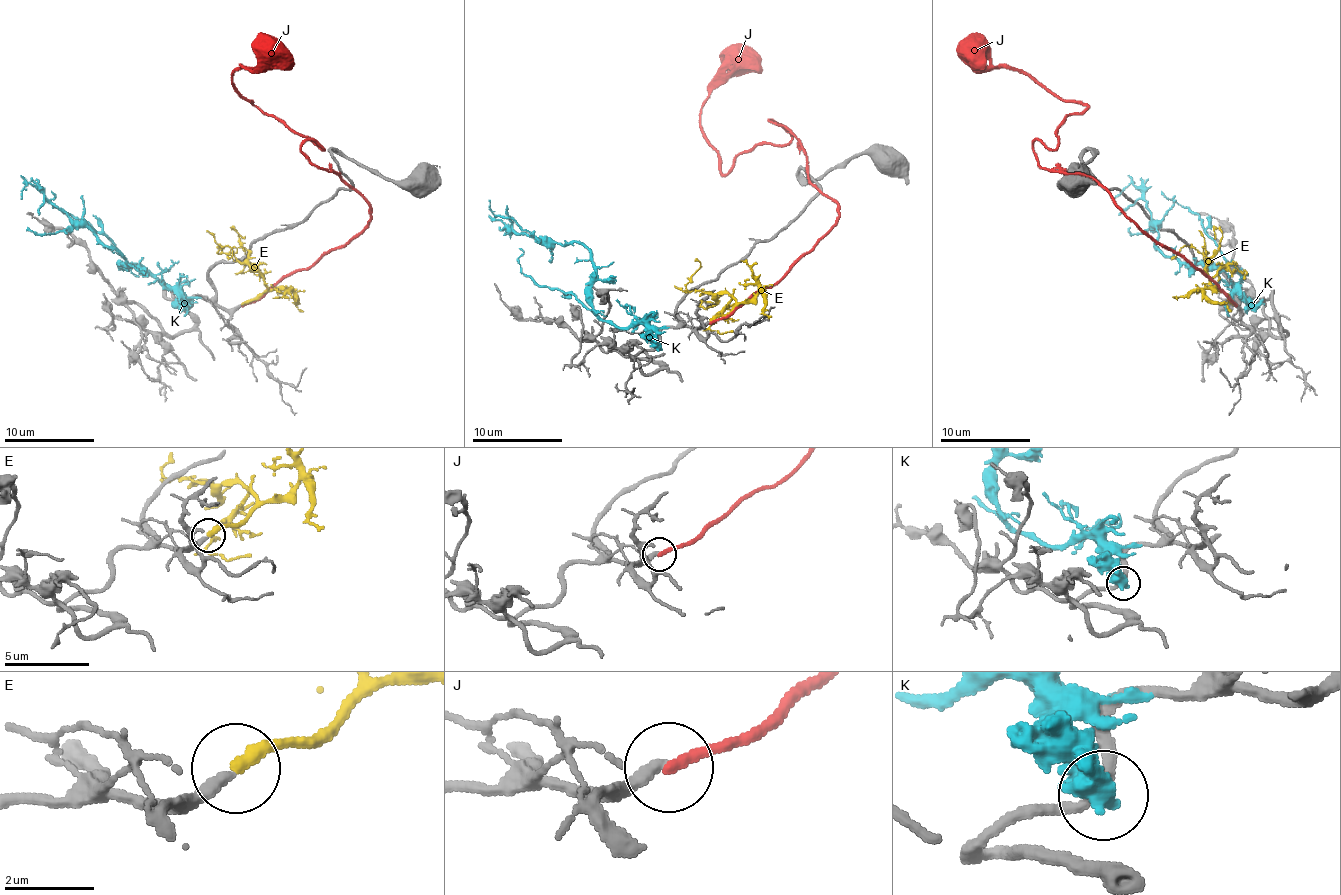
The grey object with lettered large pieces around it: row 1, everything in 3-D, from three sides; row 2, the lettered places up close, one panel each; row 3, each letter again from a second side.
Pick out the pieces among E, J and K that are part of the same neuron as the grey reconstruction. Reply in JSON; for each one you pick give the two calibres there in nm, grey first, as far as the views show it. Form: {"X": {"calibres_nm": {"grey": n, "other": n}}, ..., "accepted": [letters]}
{"E": {"calibres_nm": {"grey": 280, "other": 300}}, "accepted": ["E"]}

